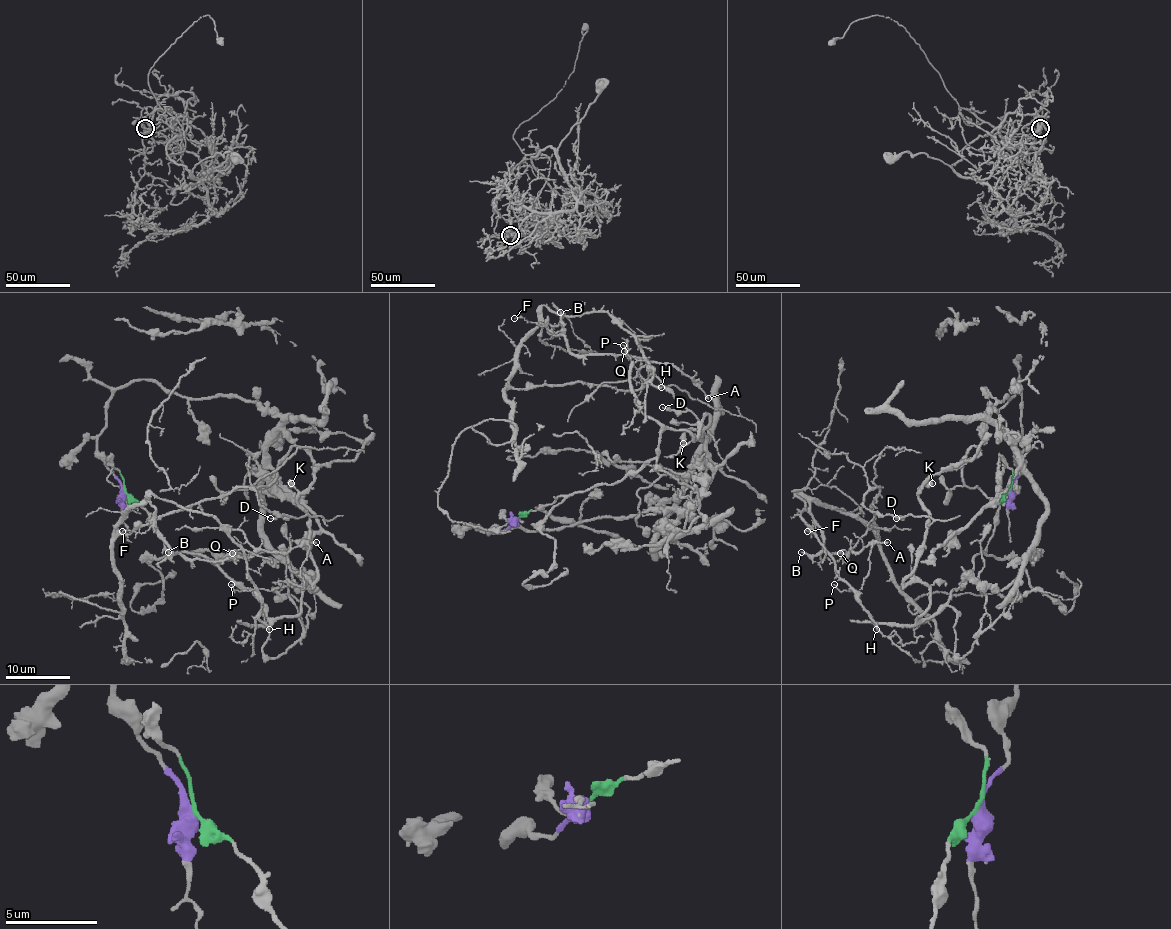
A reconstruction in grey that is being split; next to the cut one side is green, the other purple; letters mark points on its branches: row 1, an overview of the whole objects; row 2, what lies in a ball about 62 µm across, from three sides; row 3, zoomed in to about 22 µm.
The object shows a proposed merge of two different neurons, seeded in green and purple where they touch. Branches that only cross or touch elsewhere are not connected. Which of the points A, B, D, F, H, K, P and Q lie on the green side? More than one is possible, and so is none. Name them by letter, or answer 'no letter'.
A, B, D, F, H, K, P, Q

